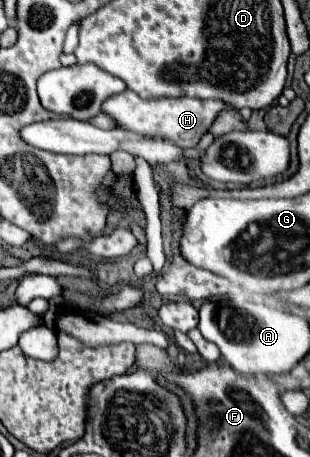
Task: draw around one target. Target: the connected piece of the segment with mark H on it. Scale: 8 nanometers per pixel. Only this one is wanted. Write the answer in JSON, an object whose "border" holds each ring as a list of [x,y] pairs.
{"border":[[[123,91],[119,95],[109,97],[103,103],[103,111],[107,111],[121,129],[131,129],[141,135],[167,135],[167,139],[175,139],[183,143],[183,147],[195,147],[199,139],[209,131],[215,119],[223,111],[235,109],[233,105],[221,99],[191,99],[191,97],[159,97],[159,99],[141,99],[133,91]]]}

